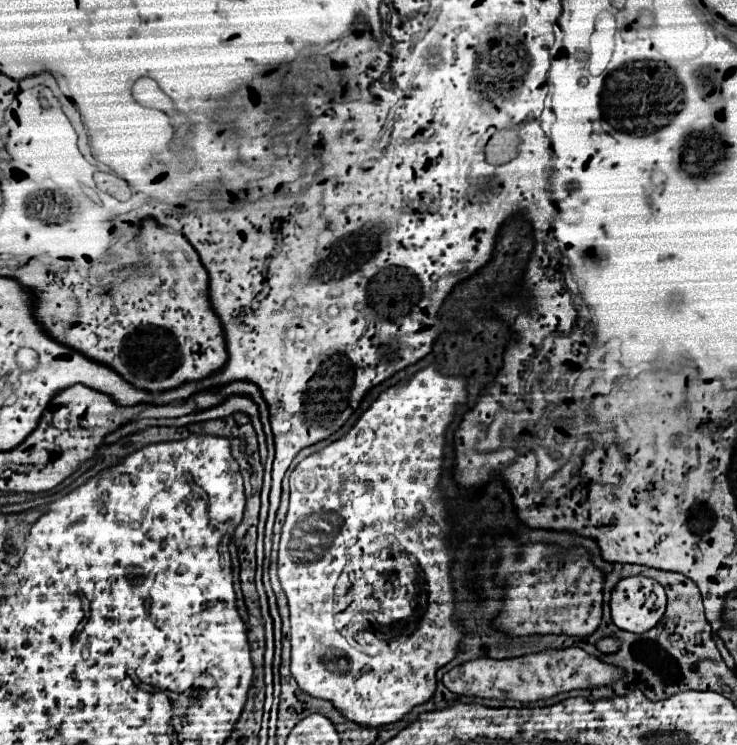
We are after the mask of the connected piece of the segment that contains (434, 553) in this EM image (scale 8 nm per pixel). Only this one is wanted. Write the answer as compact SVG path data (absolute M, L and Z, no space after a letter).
M434 365L420 369L412 377L384 389L344 437L332 441L328 447L302 459L290 475L290 509L282 527L282 539L280 539L280 551L278 551L278 577L288 597L290 623L292 623L290 671L302 691L306 691L312 697L332 701L334 707L338 707L346 719L358 725L378 727L378 725L394 723L394 721L400 721L406 713L410 713L414 707L426 703L436 691L436 671L458 655L460 641L464 637L462 625L454 619L456 591L454 591L454 581L450 571L454 565L452 557L456 553L456 539L450 541L452 523L448 519L446 501L440 491L440 473L442 473L442 461L444 461L446 429L454 419L456 407L466 403L468 399L466 385L468 383L464 377L442 375Z

